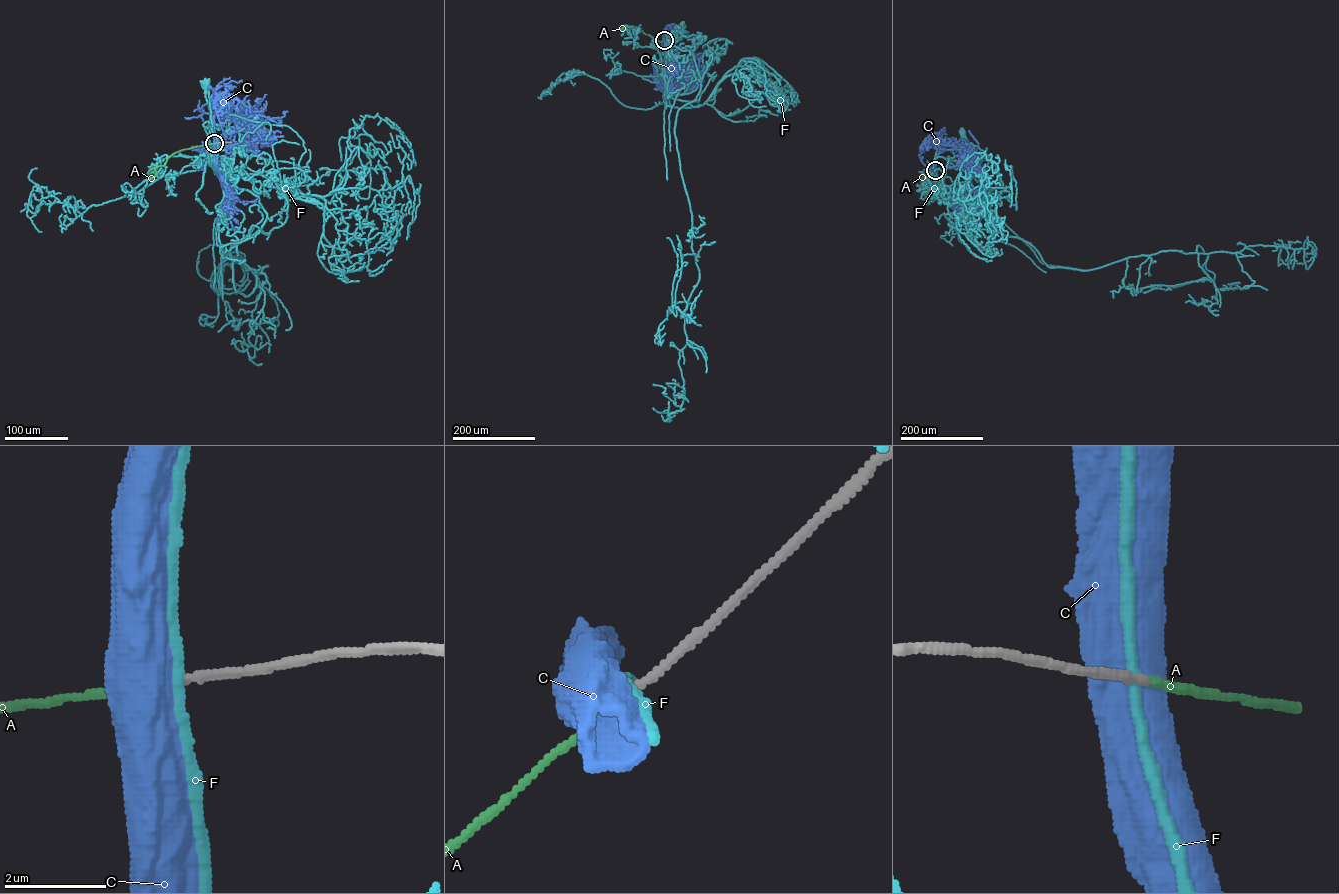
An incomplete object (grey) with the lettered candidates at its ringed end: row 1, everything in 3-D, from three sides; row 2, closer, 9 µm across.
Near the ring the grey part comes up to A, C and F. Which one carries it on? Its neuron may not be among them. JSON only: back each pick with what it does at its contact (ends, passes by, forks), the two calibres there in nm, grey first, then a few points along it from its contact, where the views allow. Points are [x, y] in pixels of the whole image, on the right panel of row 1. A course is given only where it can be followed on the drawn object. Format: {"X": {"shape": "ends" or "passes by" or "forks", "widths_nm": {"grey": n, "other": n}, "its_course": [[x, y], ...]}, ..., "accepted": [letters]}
{"A": {"shape": "ends", "widths_nm": {"grey": 140, "other": 130}, "its_course": [[935, 170], [922, 177], [920, 191], [926, 192]]}, "accepted": ["A"]}

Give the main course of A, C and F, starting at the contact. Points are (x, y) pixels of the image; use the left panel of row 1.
A: (214, 143), (172, 154), (164, 165), (155, 168), (156, 174), (151, 177)
C: (214, 143), (214, 118), (220, 111), (228, 111), (233, 117), (242, 146), (226, 161), (211, 160), (192, 146)
F: (214, 143), (217, 171), (211, 163), (207, 147), (210, 107), (205, 95), (206, 85)

